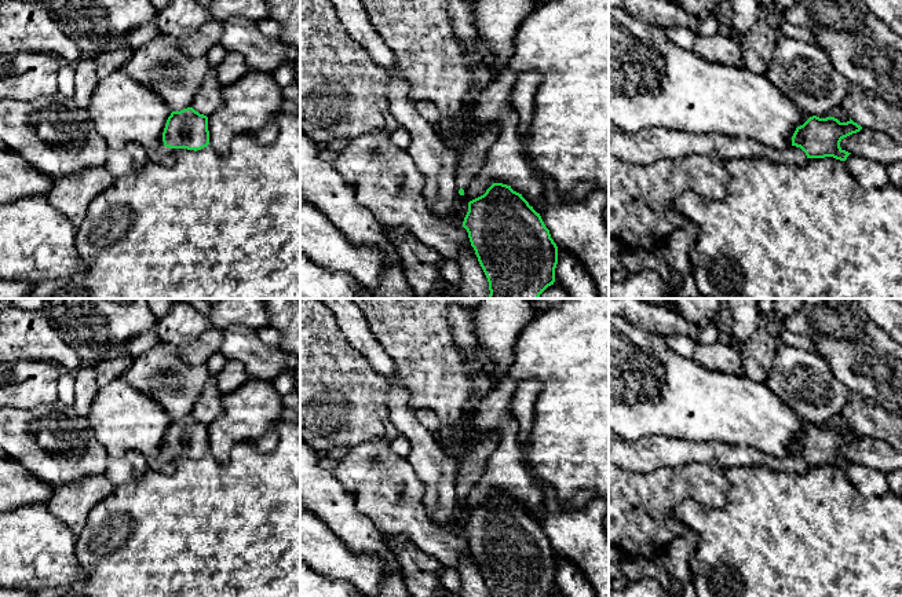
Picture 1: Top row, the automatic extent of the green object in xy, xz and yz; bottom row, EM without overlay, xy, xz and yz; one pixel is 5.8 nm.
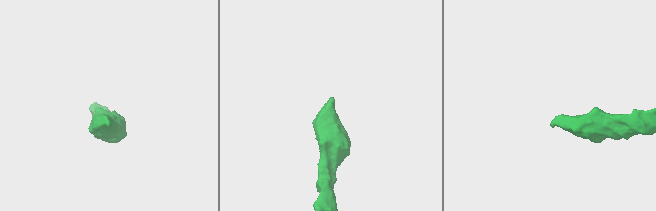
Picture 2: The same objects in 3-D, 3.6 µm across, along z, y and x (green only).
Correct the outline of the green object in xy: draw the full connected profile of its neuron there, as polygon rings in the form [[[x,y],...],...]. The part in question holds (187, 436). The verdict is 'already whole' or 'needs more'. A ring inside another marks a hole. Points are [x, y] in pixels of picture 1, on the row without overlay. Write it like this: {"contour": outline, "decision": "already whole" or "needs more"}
{"contour": [[[193,415],[172,420],[162,440],[164,454],[149,458],[150,470],[172,475],[175,470],[174,458],[201,458],[209,453],[208,425]]], "decision": "needs more"}

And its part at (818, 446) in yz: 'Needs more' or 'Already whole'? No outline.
Needs more

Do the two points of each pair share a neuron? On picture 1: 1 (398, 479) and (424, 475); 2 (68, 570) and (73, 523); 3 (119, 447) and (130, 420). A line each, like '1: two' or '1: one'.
1: two
2: two
3: one

